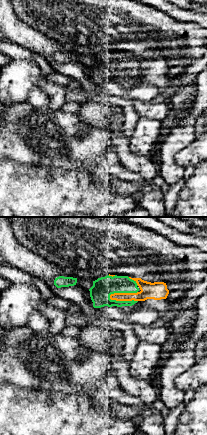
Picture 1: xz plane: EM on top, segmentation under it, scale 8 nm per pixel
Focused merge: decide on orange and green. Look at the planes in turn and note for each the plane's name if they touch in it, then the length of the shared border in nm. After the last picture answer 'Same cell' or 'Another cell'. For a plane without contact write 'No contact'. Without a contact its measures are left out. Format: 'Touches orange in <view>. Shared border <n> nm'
Touches orange in xz. Shared border 240 nm

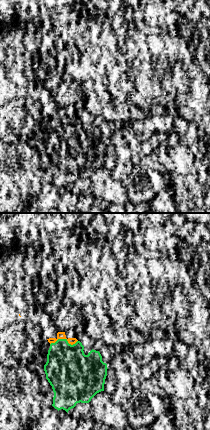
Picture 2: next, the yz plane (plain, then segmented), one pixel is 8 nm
Touches orange in yz. Shared border 220 nm

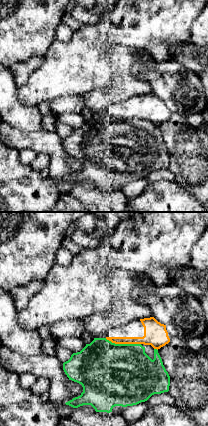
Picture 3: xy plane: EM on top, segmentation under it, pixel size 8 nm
Touches orange in xy. Shared border 300 nm

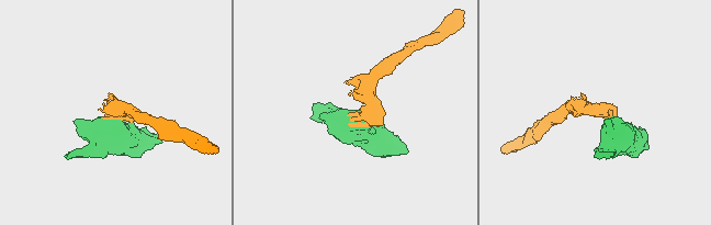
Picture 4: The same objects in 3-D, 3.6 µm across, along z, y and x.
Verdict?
Another cell

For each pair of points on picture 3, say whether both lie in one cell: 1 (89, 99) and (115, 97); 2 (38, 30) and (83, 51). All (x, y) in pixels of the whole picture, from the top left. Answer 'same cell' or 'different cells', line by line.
1: same cell
2: different cells

